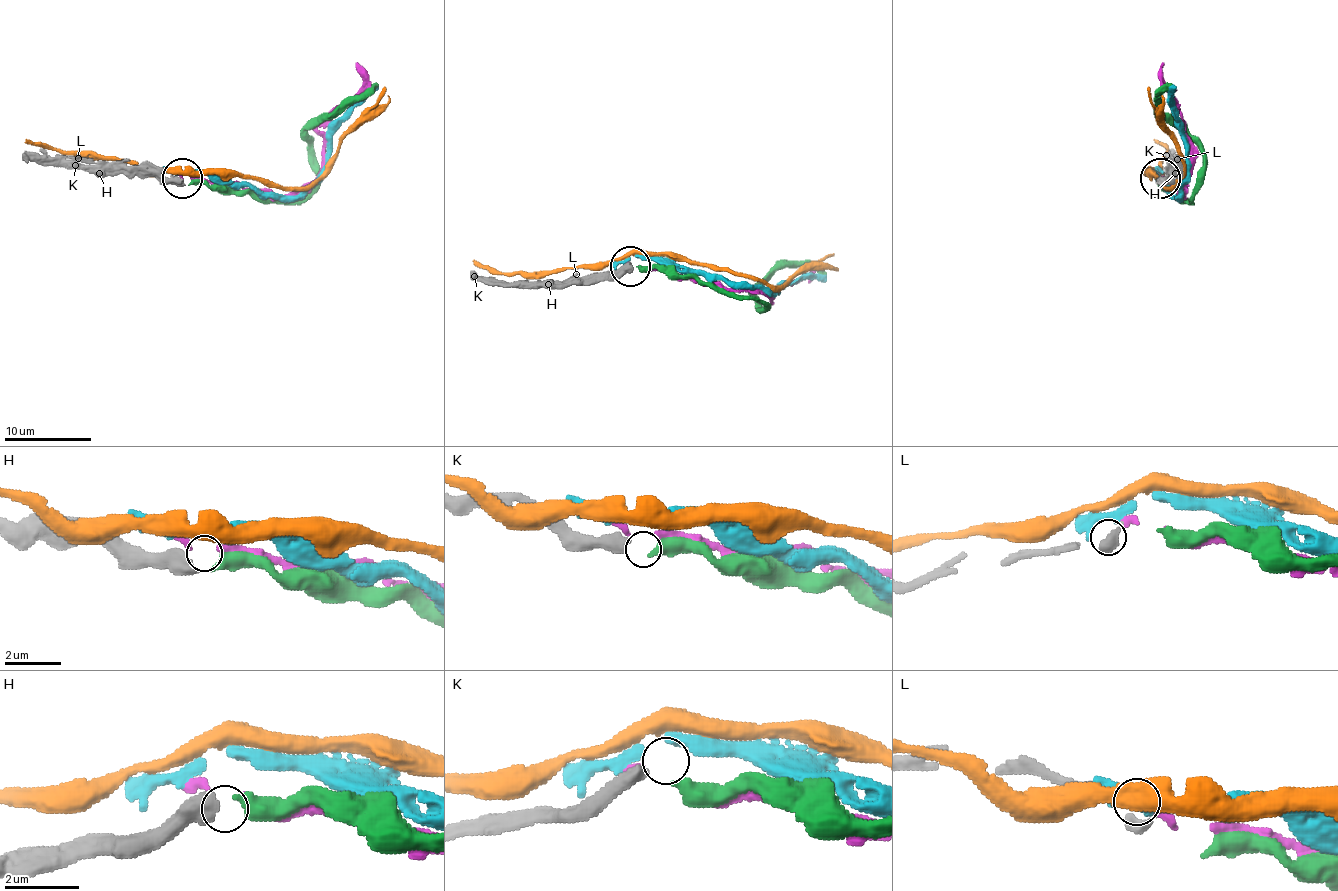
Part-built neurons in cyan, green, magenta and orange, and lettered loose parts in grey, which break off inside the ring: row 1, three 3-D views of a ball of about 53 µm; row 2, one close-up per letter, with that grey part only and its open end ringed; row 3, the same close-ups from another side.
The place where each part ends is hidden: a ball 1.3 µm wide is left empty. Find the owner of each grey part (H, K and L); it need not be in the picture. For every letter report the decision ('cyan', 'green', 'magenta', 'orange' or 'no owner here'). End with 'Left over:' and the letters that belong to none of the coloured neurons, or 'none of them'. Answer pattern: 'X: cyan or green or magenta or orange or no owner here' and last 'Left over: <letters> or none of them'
H: green
K: no owner here
L: magenta
Left over: K

